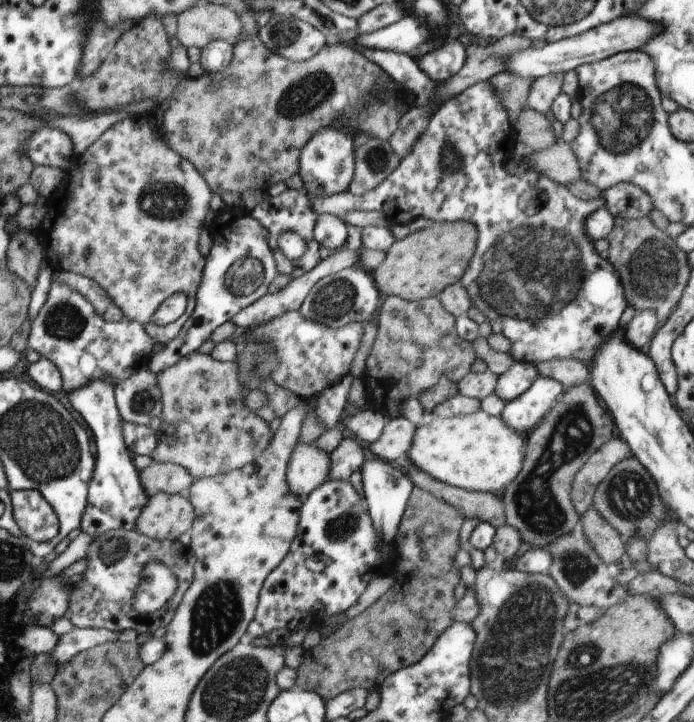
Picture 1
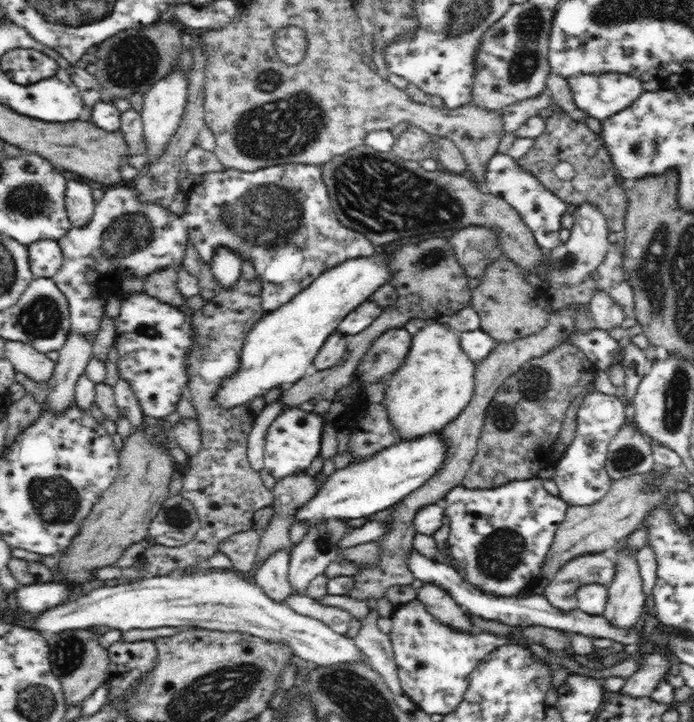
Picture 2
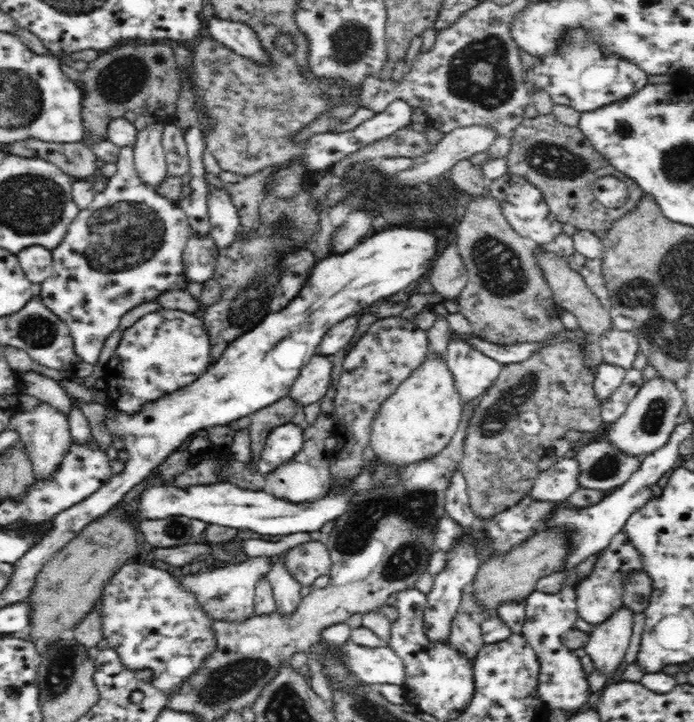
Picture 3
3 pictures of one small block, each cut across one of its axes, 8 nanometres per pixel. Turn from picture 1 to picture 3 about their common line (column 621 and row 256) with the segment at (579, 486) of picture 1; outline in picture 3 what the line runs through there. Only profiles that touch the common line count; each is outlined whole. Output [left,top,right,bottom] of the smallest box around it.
[428,240,468,299]

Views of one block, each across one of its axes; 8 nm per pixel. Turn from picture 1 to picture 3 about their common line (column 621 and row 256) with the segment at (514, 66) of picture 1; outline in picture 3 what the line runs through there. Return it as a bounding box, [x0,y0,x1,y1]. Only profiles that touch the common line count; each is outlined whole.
[16,246,54,284]

